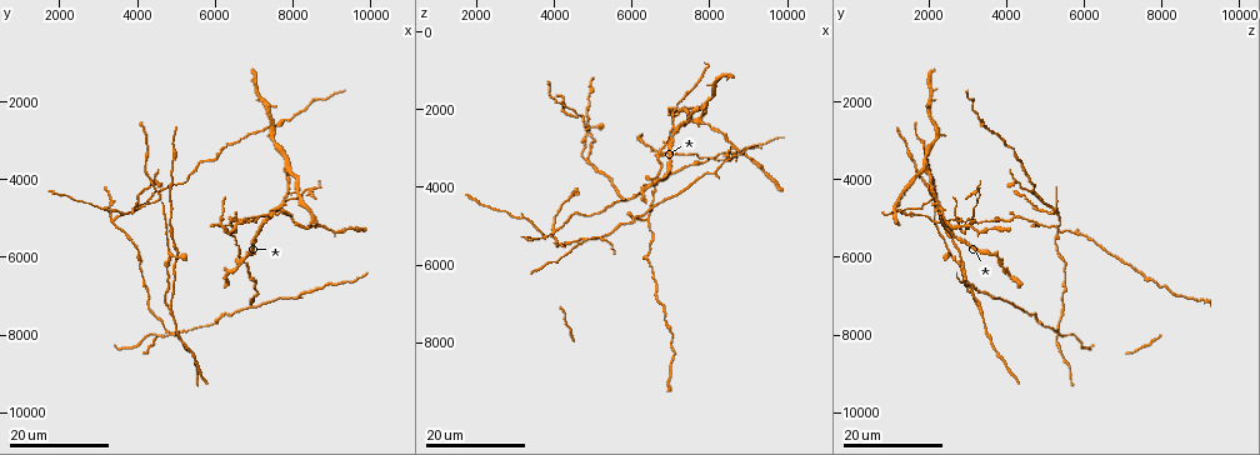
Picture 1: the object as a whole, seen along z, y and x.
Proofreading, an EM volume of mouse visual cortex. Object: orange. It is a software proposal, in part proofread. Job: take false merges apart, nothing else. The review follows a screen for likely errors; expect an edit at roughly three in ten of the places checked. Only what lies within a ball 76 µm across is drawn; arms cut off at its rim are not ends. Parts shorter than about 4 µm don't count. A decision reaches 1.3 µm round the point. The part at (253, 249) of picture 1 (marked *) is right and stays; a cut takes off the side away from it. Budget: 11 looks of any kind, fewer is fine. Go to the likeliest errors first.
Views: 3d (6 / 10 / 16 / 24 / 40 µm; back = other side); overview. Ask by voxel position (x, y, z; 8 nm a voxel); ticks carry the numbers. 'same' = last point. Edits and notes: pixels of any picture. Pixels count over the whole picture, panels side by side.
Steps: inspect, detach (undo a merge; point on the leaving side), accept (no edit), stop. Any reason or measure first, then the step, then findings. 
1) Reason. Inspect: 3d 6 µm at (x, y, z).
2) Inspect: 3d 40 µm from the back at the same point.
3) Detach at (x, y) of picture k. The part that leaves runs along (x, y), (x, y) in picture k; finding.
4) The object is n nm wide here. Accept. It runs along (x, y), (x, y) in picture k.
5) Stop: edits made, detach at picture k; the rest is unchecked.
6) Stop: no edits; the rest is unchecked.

Looks like a crossing. Inspect: 3d 16 µm at (6650, 5050, 3150).

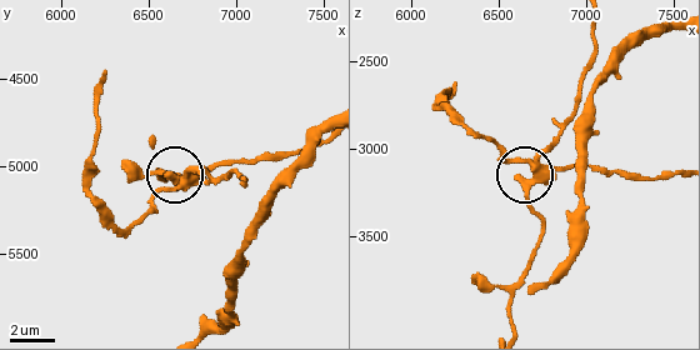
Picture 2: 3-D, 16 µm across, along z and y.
Inspect: 3d 6 µm at (6700, 5100, 3100).

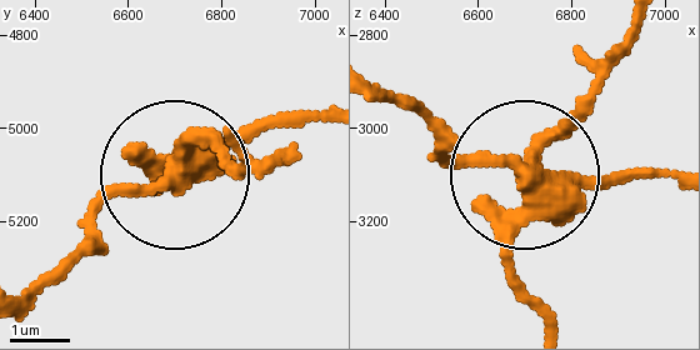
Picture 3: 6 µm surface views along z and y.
5 arms meet here. Detach at (264, 126) of picture 3. The part that leaves runs along (183, 168), (283, 123), (328, 123) in picture 3; a second neuron is stuck on.

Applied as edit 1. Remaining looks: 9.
Three-way junction. Inspect: 3d 24 µm at (3400, 5050, 5400).

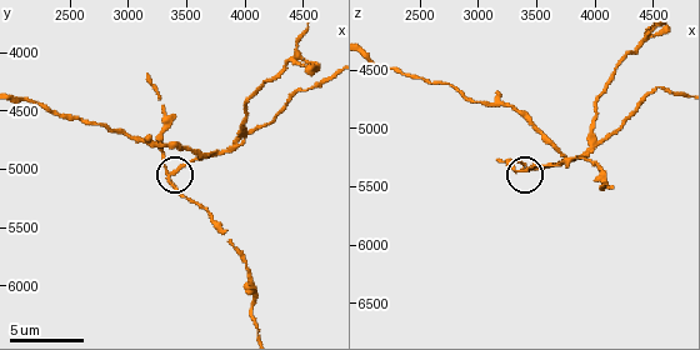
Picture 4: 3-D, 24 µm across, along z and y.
Inspect: 3d 10 µm at (3360, 5000, 5360).

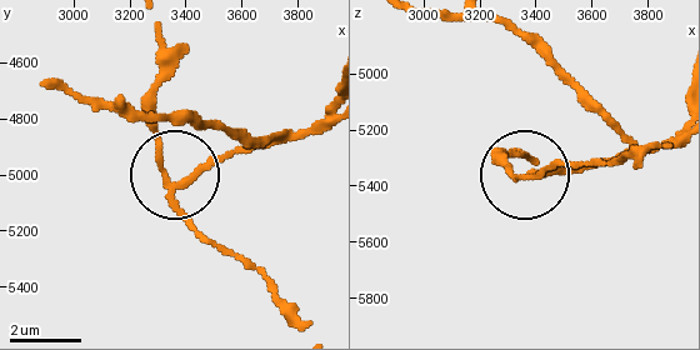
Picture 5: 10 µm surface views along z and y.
The side arm is 8 µm long; 3 arms meet here. Detach at (223, 156) of picture 5. Two neurons meet here.

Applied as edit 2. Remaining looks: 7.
Three-way junction. Inspect: 3d 16 µm at (4950, 8050, 5300).

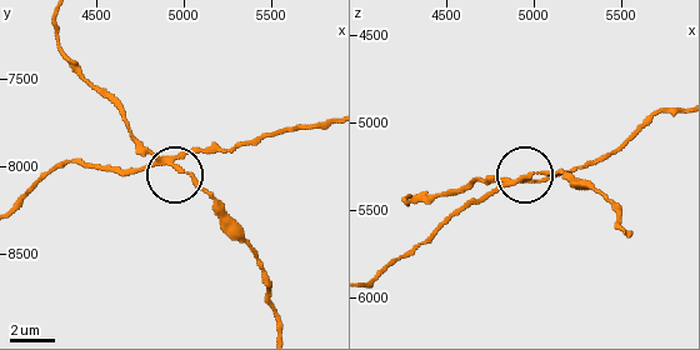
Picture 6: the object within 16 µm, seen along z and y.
Inspect: 3d 6 µm at (4980, 8000, 5320).

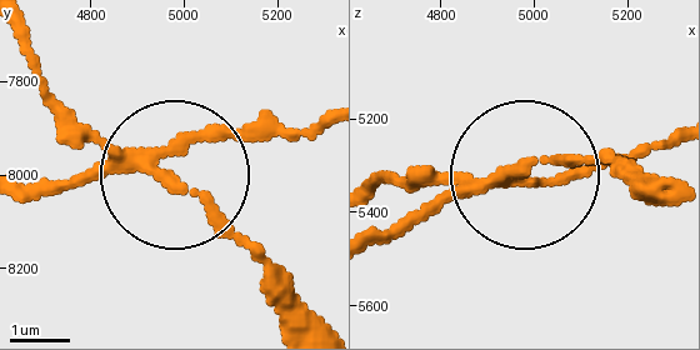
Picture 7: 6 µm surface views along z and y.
Detach at (51, 193) of picture 7. The part that leaves runs along (135, 159), (324, 124) in picture 7; a second neuron is stuck on.

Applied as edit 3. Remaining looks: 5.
Inspect: overview.

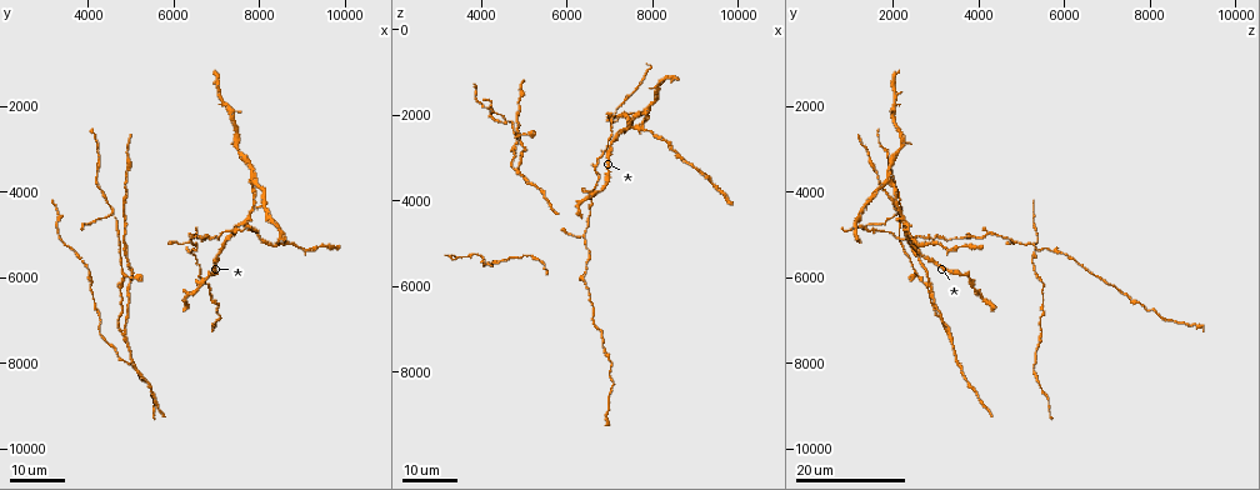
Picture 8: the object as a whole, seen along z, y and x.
Inspect: 3d 16 µm at (4750, 7200, 3250).

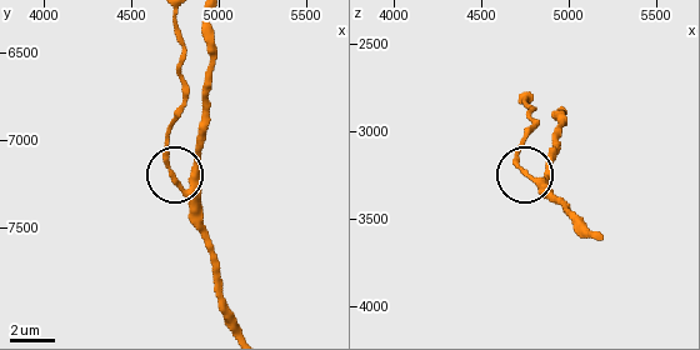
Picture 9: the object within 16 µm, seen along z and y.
Zoom in. Inspect: 3d 6 µm at (4780, 7260, 3240).

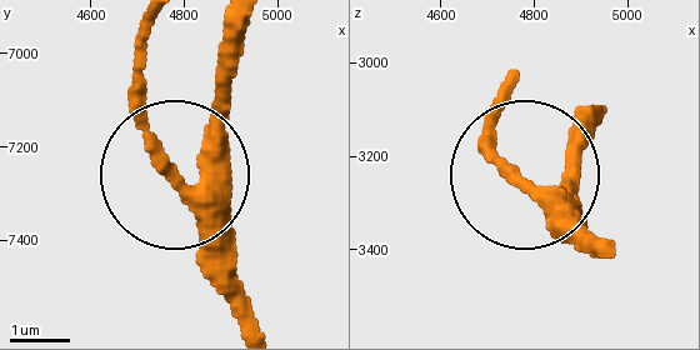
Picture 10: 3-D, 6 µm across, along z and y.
The object is 270 nm wide here. Accept. One neuron here.

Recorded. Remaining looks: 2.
Three-way junction. Inspect: 3d 24 µm at (6350, 5200, 4850).

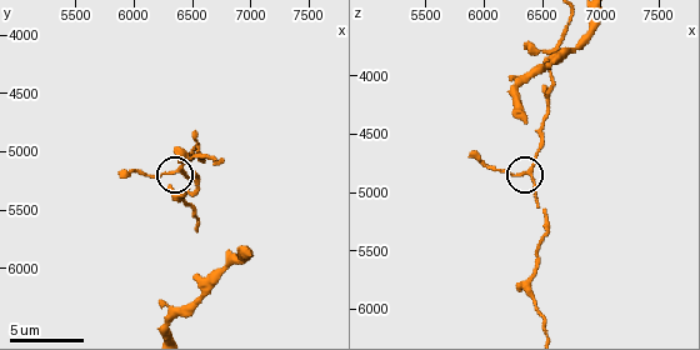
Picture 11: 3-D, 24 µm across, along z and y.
Inspect: 3d 10 µm at (6380, 5180, 4820).

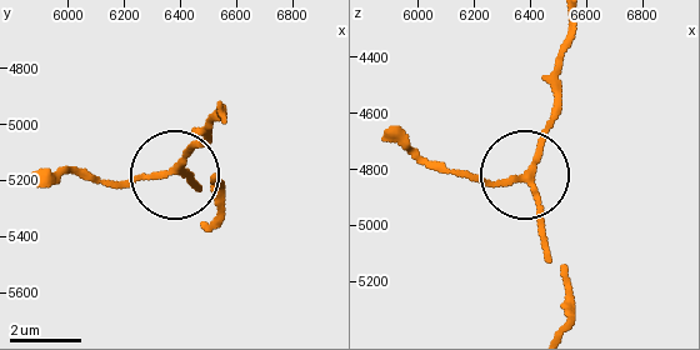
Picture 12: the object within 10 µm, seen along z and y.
Accept. It runs along (221, 115), (176, 173), (114, 184), (81, 175) in picture 12; continuous, no second neuron.

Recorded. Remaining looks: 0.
Stop: edits made, detach at picture 3, detach at picture 5, detach at picture 7; the rest is unchecked.

